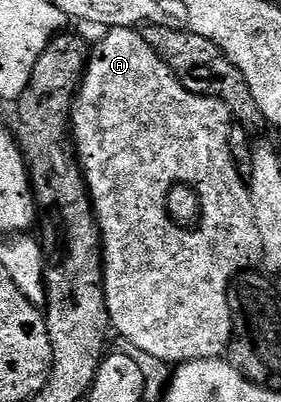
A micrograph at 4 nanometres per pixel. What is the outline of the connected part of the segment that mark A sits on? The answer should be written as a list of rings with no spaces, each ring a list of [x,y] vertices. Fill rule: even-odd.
[[[111,28],[105,34],[107,36],[98,45],[93,45],[90,60],[86,63],[86,72],[82,76],[82,85],[78,87],[78,95],[74,98],[74,111],[70,114],[70,123],[74,151],[78,154],[82,175],[86,177],[86,185],[90,191],[90,200],[94,203],[94,216],[102,231],[102,281],[110,323],[113,331],[119,332],[131,344],[131,349],[139,348],[150,360],[160,358],[166,366],[186,364],[189,360],[219,359],[229,349],[230,337],[234,335],[234,319],[230,313],[230,283],[239,272],[262,264],[262,239],[260,229],[256,226],[256,210],[252,206],[247,181],[243,173],[242,176],[238,173],[238,168],[234,165],[234,152],[230,149],[230,111],[228,106],[224,106],[224,102],[220,102],[214,96],[201,96],[189,92],[178,81],[174,71],[163,62],[161,56],[156,54],[156,50],[148,46],[141,31],[132,28]],[[178,184],[190,184],[190,188],[198,188],[198,196],[202,196],[202,224],[198,224],[194,232],[178,228]],[[158,196],[164,198],[164,224],[148,224],[148,210],[158,210]]]

